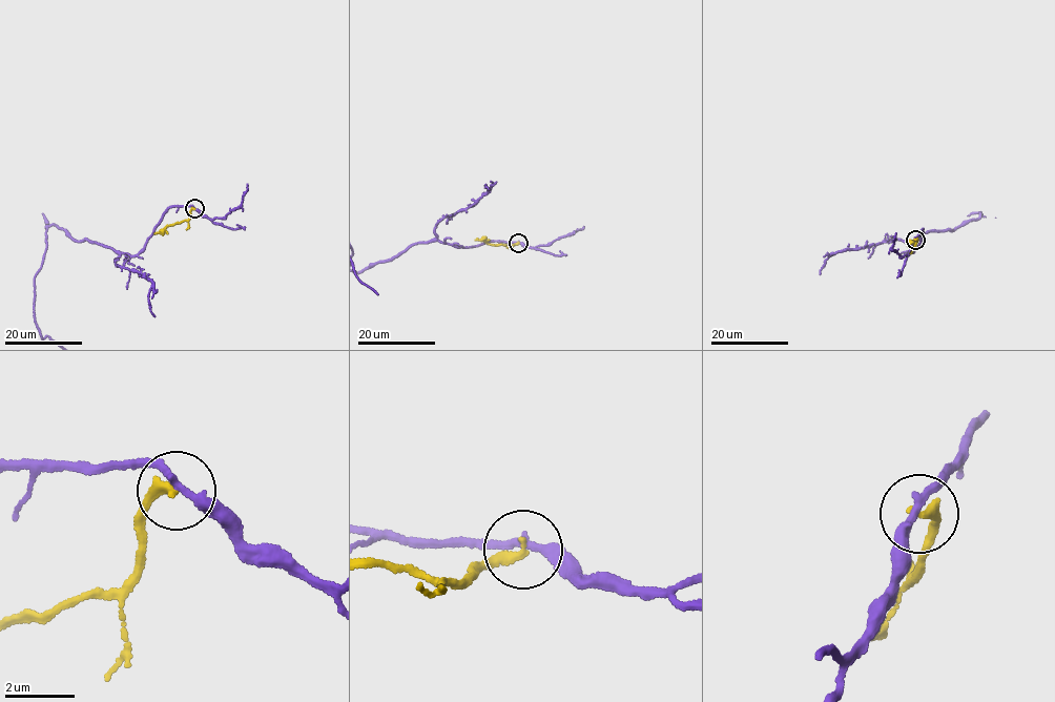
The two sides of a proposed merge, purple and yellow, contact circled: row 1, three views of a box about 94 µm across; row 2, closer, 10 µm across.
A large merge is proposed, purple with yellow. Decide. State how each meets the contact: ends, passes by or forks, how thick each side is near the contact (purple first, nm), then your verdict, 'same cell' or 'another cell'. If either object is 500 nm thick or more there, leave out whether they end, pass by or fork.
purple passes by; yellow ends; calibres 200 and 280 nm; another cell

